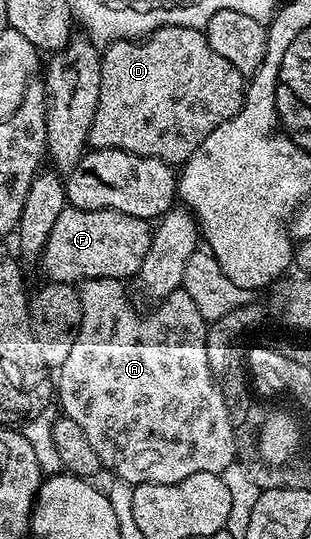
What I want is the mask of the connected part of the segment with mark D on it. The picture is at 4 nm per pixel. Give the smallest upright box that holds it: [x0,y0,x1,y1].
[88,26,246,164]

